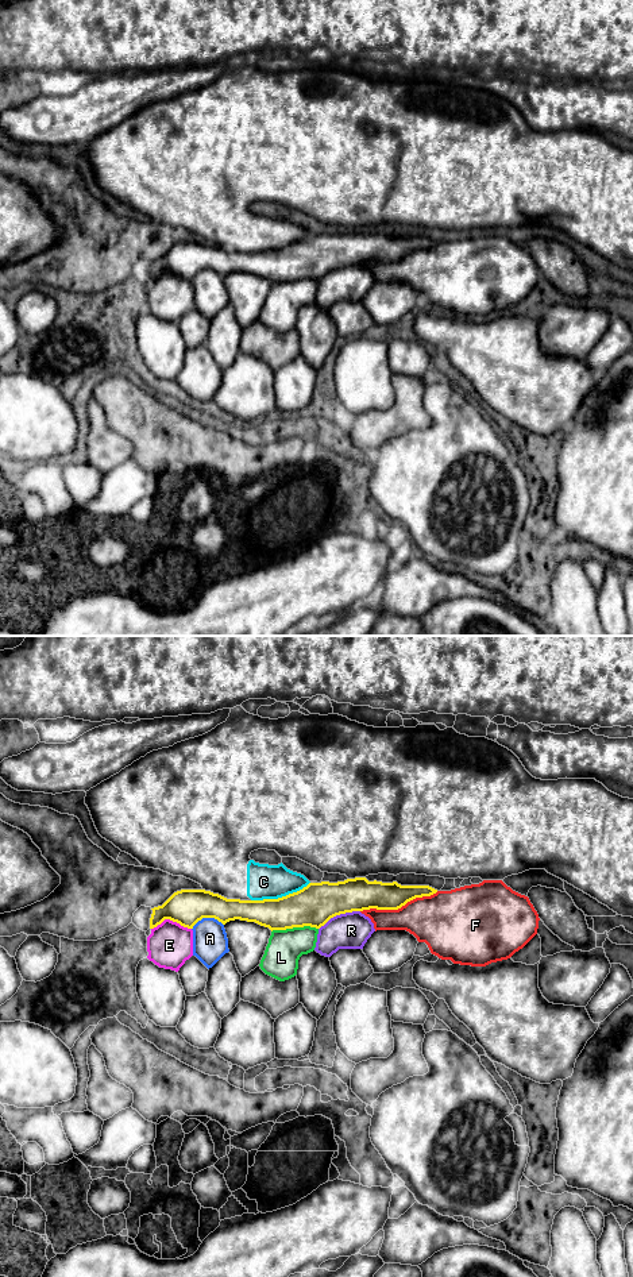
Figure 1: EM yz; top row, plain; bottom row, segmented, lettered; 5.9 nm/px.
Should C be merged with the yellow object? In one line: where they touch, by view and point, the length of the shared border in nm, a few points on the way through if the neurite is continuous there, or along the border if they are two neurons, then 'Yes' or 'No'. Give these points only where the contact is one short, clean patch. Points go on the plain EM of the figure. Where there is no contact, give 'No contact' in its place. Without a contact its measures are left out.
Touches yellow at yz (280, 250). Shared border 360 nm. No

